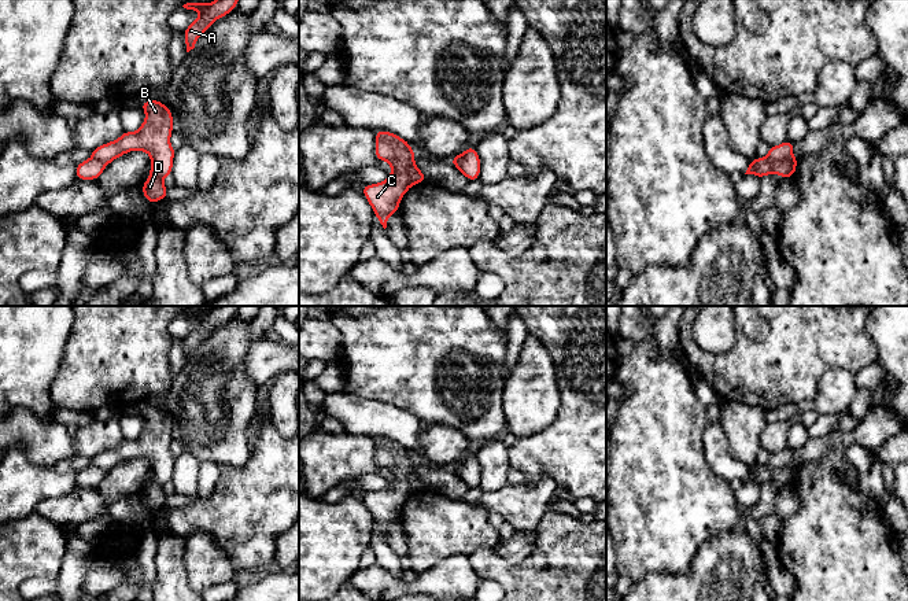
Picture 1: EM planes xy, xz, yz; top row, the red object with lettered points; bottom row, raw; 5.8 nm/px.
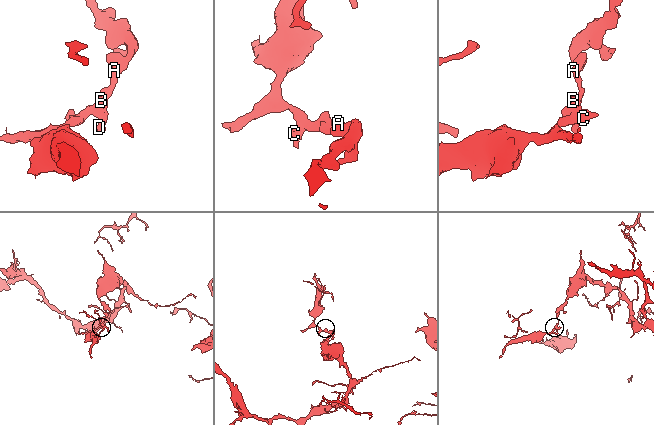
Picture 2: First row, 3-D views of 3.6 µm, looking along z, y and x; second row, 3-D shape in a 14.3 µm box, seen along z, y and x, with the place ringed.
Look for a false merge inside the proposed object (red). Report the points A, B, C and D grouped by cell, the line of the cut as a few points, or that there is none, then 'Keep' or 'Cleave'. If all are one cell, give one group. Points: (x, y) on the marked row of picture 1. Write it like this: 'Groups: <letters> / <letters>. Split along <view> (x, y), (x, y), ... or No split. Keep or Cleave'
Groups: A B D / C. Split along yz (767, 157), (775, 161), (793, 158). Cleave

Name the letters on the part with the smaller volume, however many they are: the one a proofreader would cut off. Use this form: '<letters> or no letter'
C

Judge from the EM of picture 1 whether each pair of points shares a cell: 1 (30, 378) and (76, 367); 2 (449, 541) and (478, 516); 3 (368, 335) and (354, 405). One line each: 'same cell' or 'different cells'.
1: different cells
2: same cell
3: different cells

